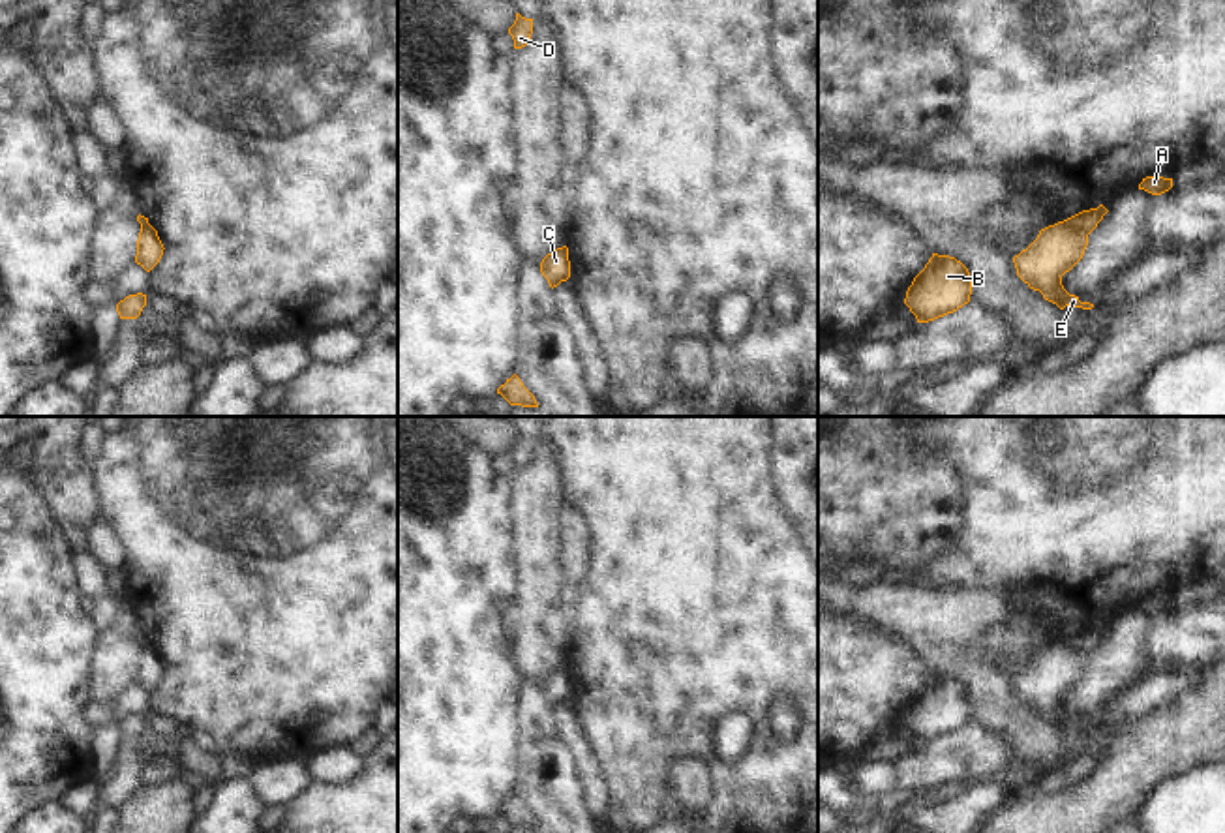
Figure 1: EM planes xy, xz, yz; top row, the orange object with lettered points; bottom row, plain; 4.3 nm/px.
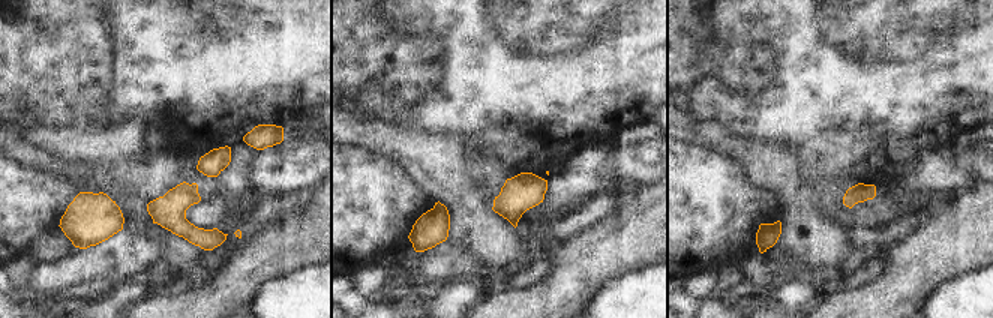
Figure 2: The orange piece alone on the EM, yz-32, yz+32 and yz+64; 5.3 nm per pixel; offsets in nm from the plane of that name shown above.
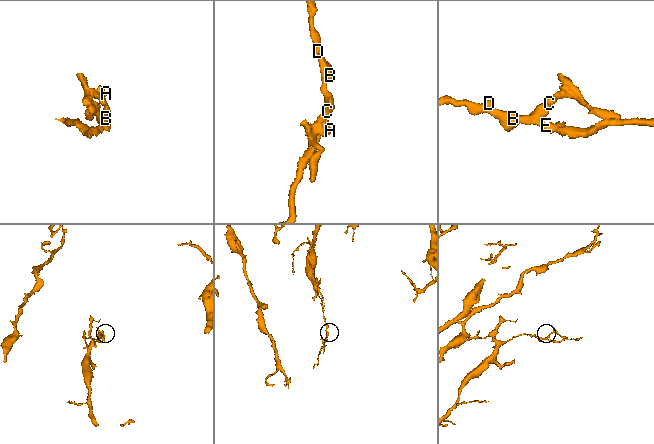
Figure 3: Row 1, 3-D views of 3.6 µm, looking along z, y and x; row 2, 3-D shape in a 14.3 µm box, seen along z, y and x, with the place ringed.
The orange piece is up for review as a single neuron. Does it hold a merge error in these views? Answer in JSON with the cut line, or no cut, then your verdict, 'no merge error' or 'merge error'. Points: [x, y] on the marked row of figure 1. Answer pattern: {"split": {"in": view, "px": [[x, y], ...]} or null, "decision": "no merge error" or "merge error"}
{"split": {"in": "yz", "px": [[1068, 218], [1073, 227], [1087, 235]]}, "decision": "merge error"}

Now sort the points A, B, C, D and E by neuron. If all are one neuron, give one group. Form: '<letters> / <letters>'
A C / B D E

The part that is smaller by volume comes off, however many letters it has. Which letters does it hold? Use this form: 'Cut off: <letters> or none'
Cut off: A, C

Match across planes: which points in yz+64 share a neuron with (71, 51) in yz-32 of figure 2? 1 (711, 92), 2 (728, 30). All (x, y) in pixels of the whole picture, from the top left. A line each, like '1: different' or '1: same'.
1: different
2: different

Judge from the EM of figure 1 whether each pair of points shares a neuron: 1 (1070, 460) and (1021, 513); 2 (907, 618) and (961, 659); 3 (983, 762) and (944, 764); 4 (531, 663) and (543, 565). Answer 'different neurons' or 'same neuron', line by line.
1: same neuron
2: same neuron
3: same neuron
4: same neuron

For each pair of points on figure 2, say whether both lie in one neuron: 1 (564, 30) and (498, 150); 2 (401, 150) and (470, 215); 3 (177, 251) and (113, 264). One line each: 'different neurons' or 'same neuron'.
1: same neuron
2: same neuron
3: different neurons

